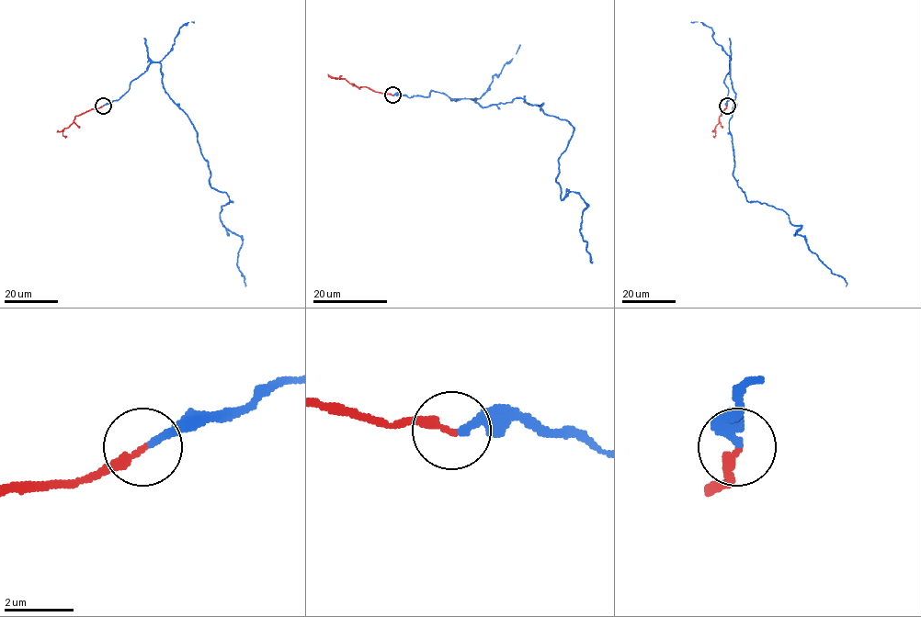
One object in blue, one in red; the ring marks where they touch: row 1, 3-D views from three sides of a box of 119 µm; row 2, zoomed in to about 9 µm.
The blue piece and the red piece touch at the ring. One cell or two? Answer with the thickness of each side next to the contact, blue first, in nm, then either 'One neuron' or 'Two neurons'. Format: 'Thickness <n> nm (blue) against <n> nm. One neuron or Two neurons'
Thickness 220 nm (blue) against 280 nm. One neuron

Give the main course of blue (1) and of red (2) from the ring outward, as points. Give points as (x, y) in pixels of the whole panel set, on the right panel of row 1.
1: (727, 106), (729, 62), (737, 185), (749, 202), (781, 209), (801, 225), (796, 231), (846, 286)
2: (727, 106), (719, 117), (713, 136)

